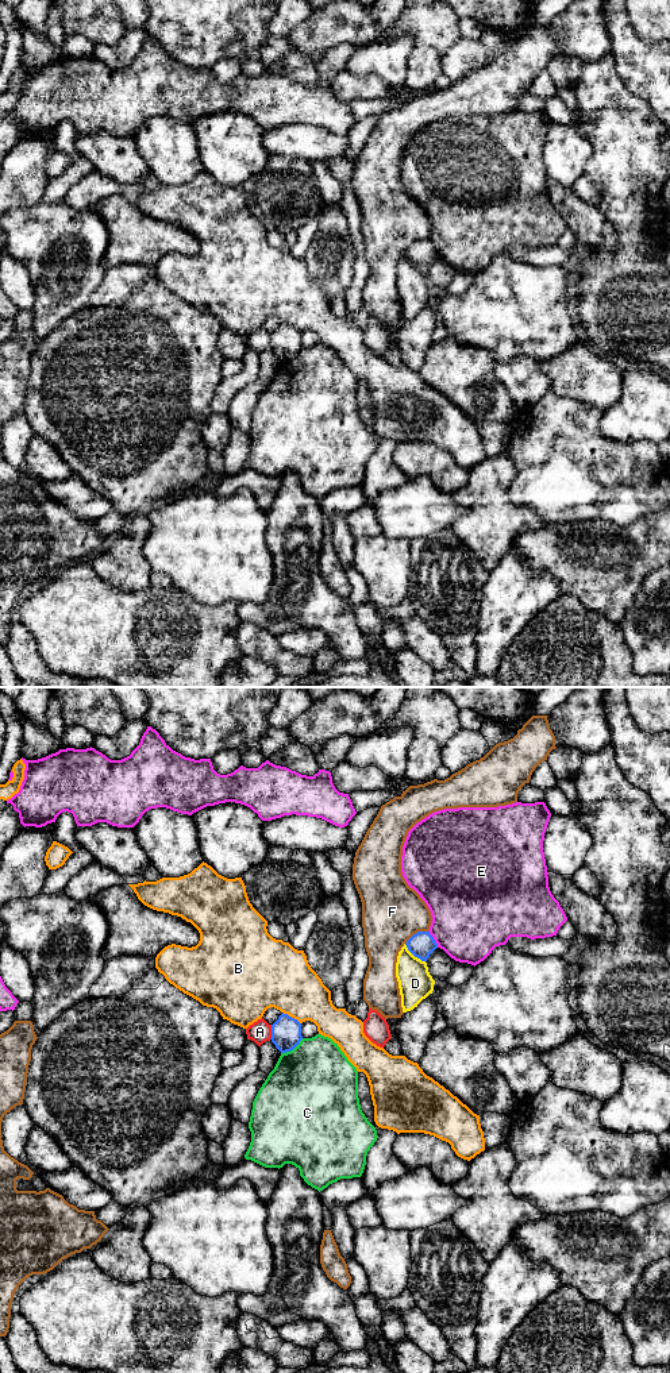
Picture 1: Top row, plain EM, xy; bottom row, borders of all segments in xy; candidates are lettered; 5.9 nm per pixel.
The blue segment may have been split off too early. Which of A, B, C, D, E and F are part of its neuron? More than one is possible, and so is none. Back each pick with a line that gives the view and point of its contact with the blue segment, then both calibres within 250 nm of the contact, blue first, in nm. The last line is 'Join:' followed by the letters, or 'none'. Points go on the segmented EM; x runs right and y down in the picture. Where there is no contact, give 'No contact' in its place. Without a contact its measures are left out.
Join: none

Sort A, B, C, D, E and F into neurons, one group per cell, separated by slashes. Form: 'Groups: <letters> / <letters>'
Groups: A / B / C D / E / F

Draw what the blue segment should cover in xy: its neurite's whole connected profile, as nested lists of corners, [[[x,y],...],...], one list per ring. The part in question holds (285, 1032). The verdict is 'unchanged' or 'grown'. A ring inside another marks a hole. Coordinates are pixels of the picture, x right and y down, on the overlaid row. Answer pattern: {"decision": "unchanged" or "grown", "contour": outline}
{"decision": "unchanged", "contour": [[[282,1013],[272,1025],[270,1040],[281,1053],[293,1050],[303,1040],[301,1023]]]}

